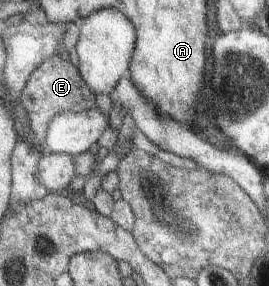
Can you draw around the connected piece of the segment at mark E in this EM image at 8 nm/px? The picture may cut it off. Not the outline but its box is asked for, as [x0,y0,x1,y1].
[22,55,96,145]

